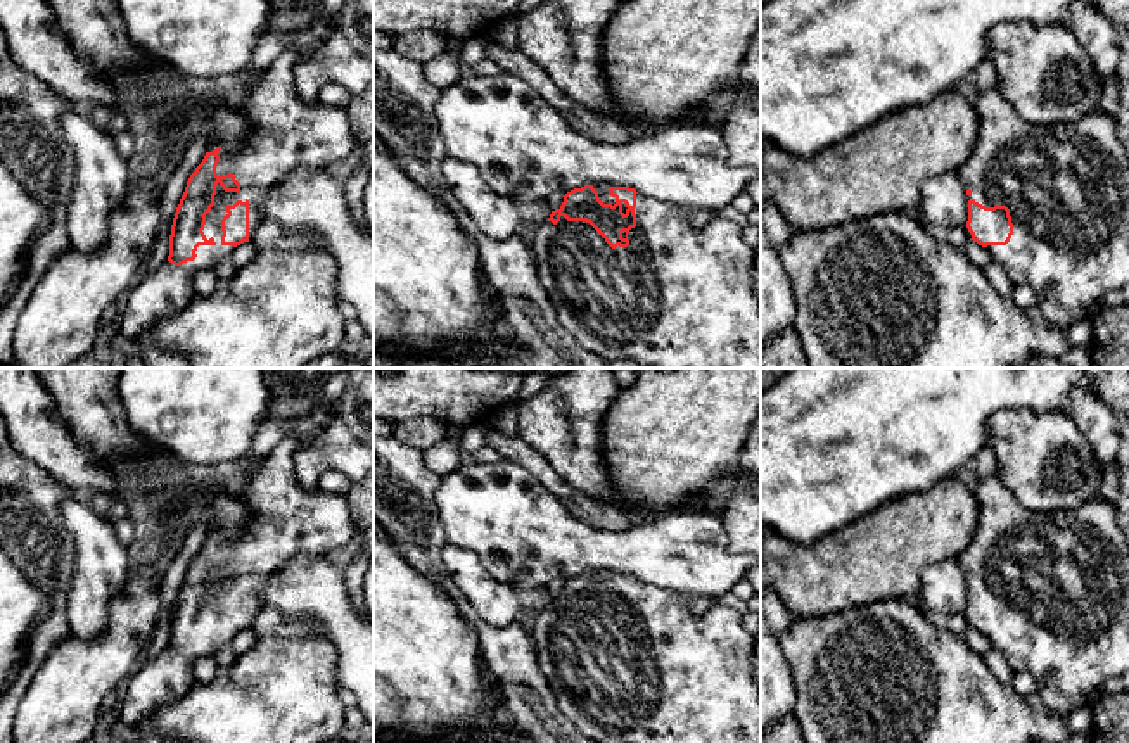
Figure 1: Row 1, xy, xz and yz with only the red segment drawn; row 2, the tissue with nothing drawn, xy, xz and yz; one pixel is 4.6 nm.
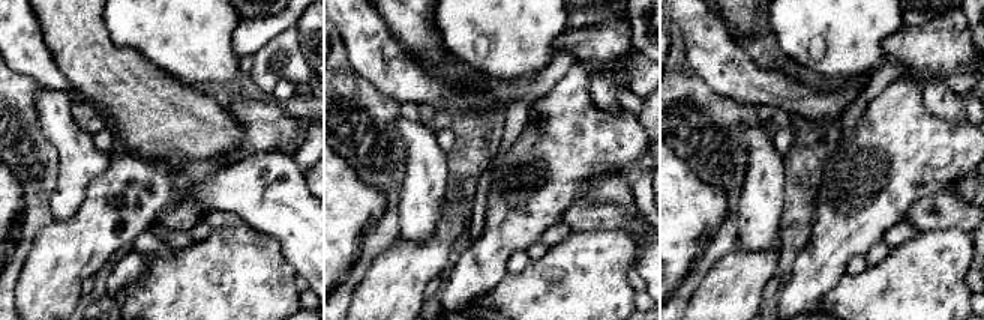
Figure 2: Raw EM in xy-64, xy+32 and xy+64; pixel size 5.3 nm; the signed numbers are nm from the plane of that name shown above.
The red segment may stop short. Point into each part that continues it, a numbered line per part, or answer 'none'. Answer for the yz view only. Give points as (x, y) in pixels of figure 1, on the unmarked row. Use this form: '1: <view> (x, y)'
1: yz (1067, 572)

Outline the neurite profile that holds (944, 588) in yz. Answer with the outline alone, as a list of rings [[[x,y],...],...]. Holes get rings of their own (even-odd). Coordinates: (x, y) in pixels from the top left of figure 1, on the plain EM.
[[[958,558],[930,563],[922,574],[920,598],[930,612],[966,613],[968,582]]]

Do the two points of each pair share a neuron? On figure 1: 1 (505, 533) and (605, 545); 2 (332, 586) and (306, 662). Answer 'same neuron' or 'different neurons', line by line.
1: same neuron
2: different neurons

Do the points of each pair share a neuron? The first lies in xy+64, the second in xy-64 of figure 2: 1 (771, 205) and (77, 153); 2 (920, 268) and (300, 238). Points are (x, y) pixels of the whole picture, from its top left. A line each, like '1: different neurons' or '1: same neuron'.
1: same neuron
2: different neurons

